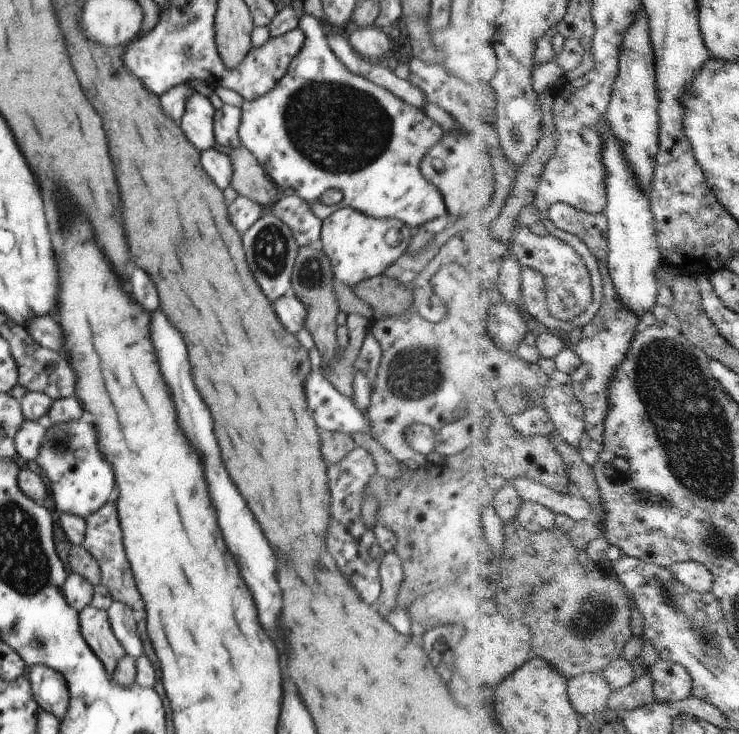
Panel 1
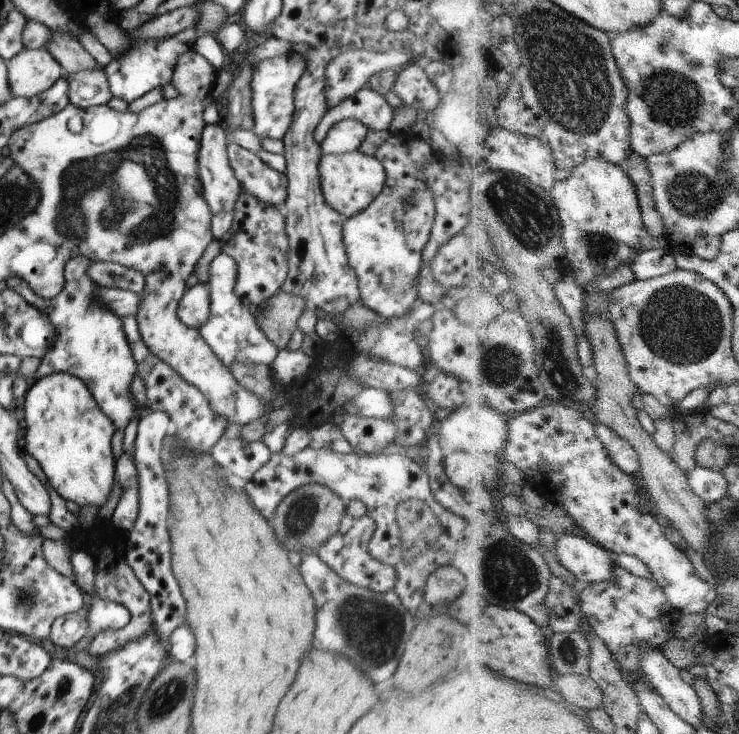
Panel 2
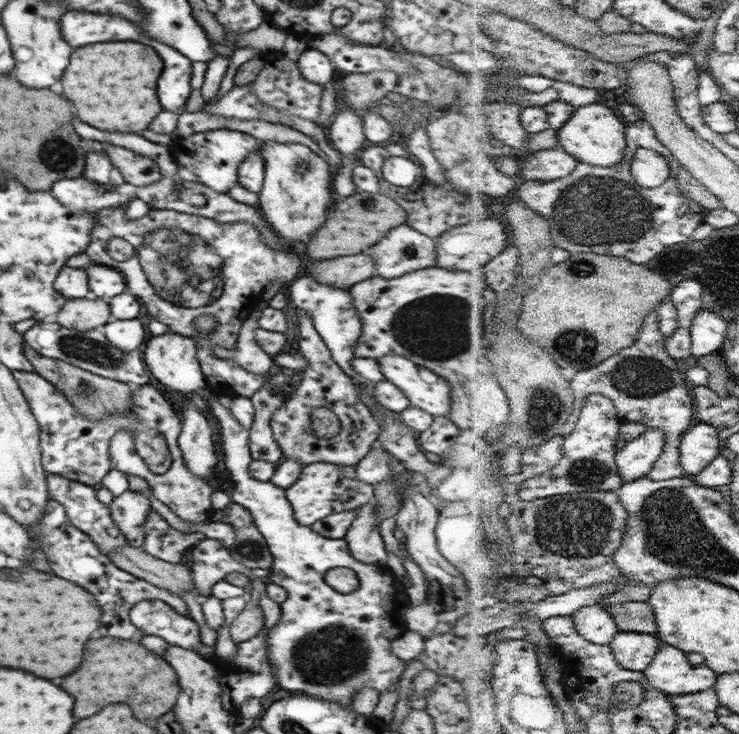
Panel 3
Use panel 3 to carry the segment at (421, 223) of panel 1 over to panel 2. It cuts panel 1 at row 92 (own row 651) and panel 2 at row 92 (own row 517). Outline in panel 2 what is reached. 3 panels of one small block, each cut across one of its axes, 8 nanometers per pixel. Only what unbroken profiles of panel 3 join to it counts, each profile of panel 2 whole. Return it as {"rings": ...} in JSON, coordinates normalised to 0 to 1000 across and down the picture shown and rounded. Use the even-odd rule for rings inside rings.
{"rings":[[[391,69],[346,86],[341,98],[341,150],[344,155],[342,178],[352,188],[382,189],[391,176],[399,151],[398,125],[403,109],[414,95],[411,75]]]}

